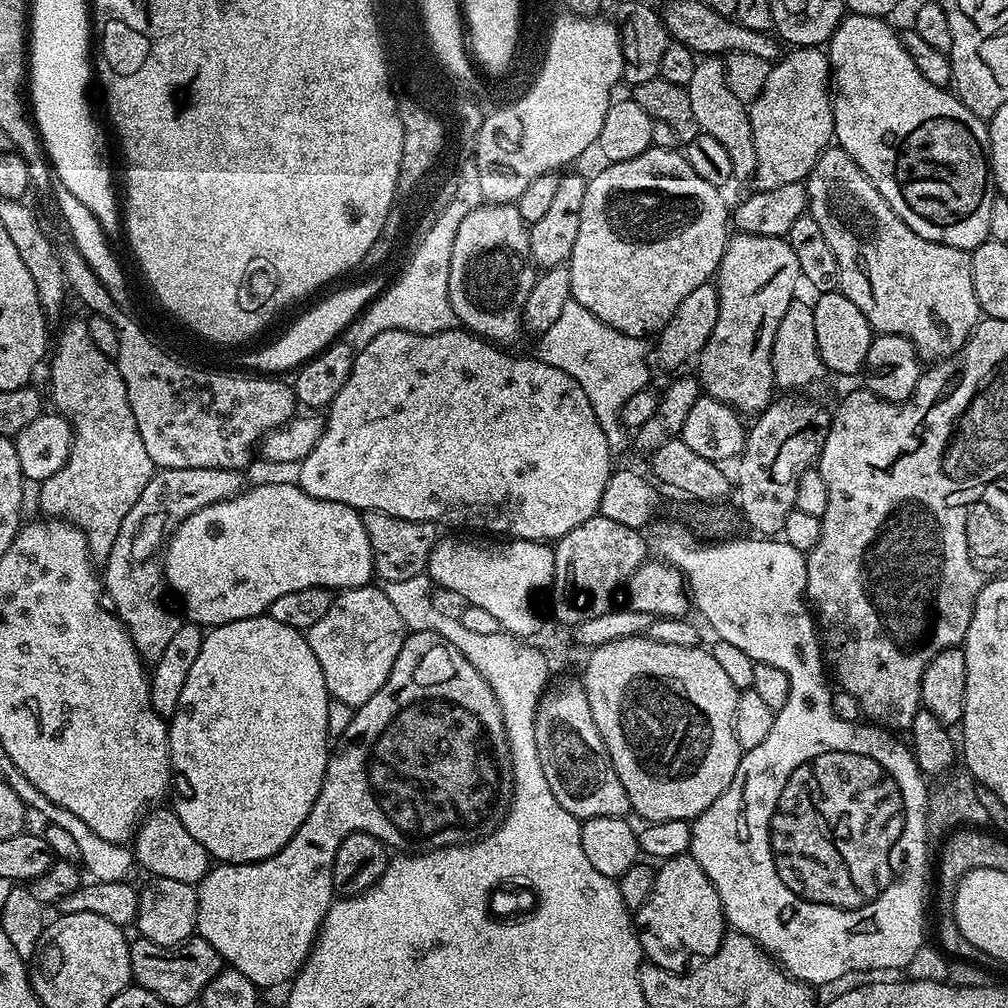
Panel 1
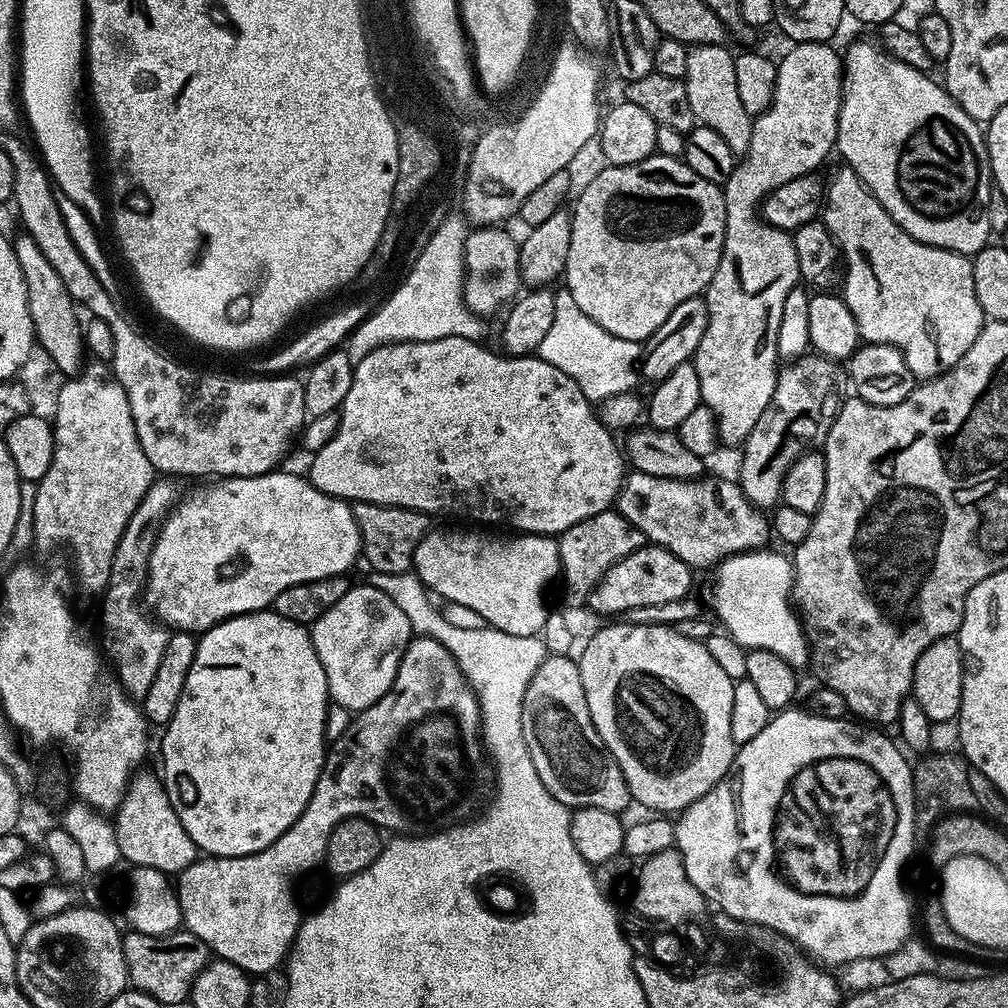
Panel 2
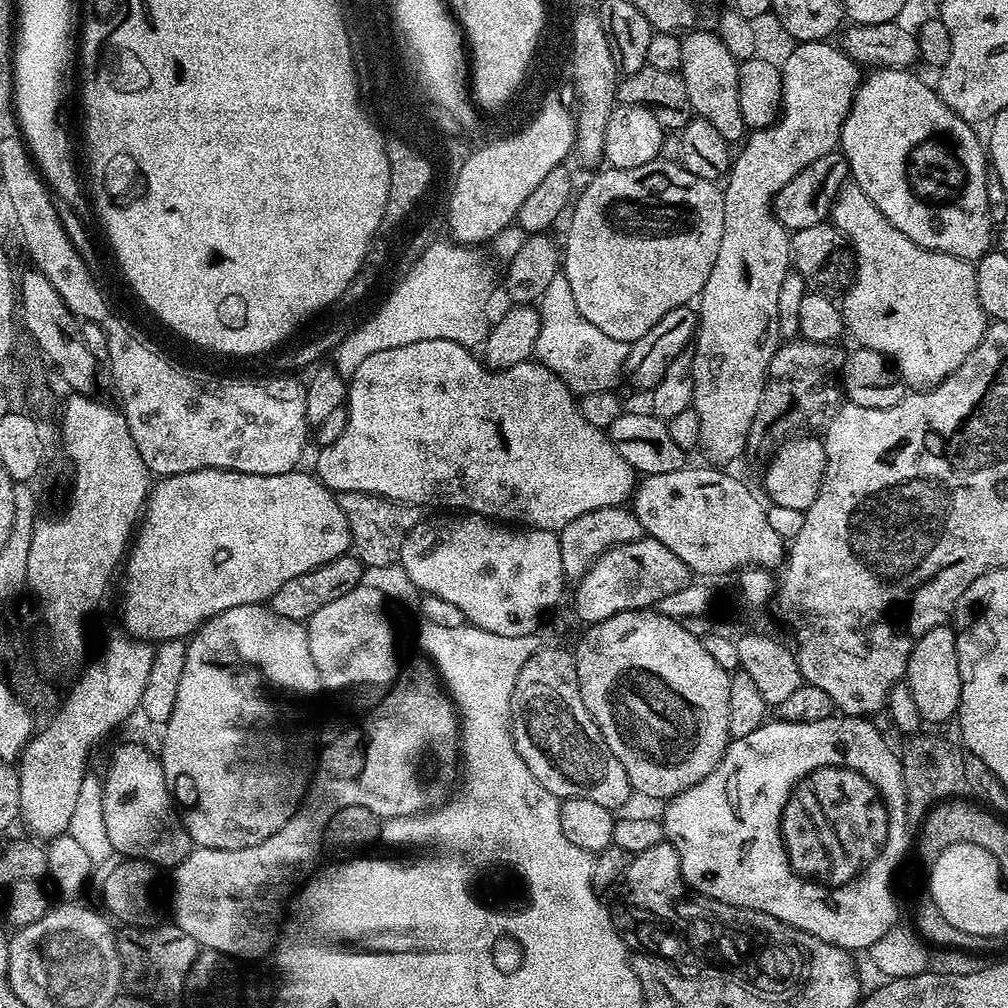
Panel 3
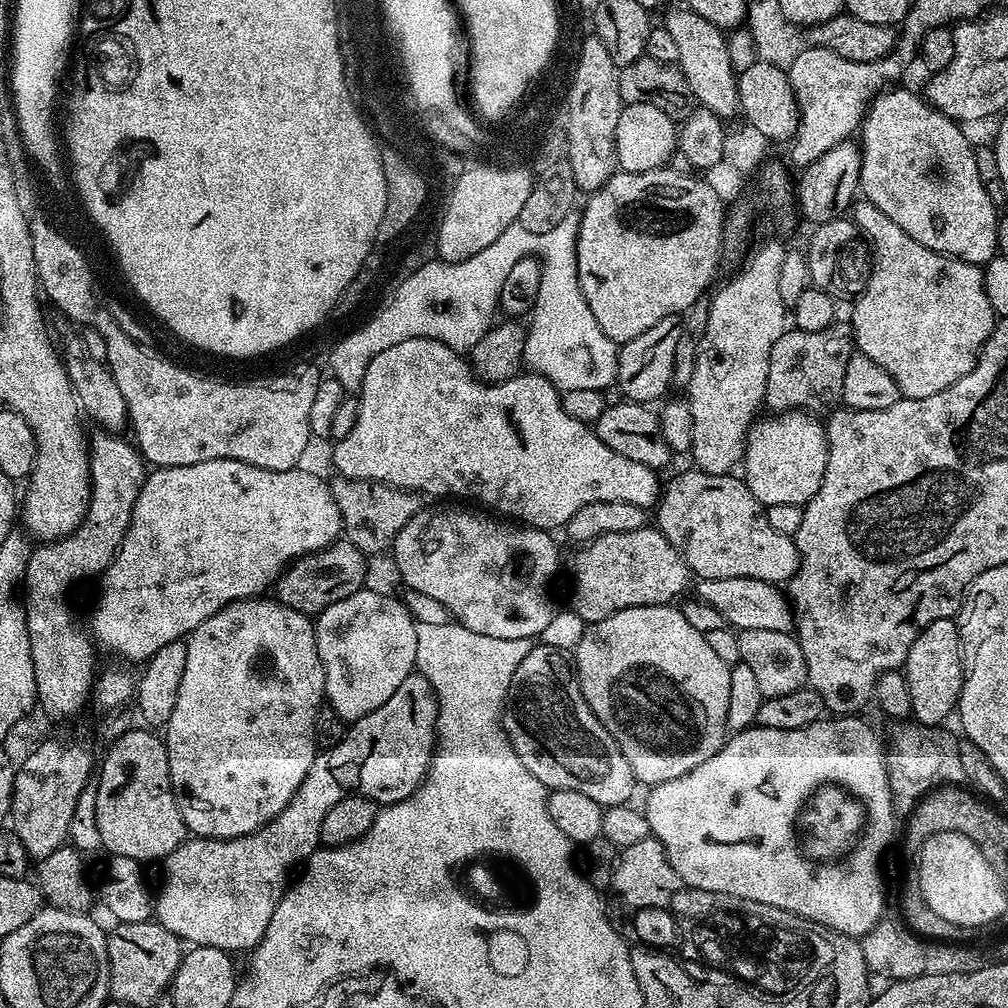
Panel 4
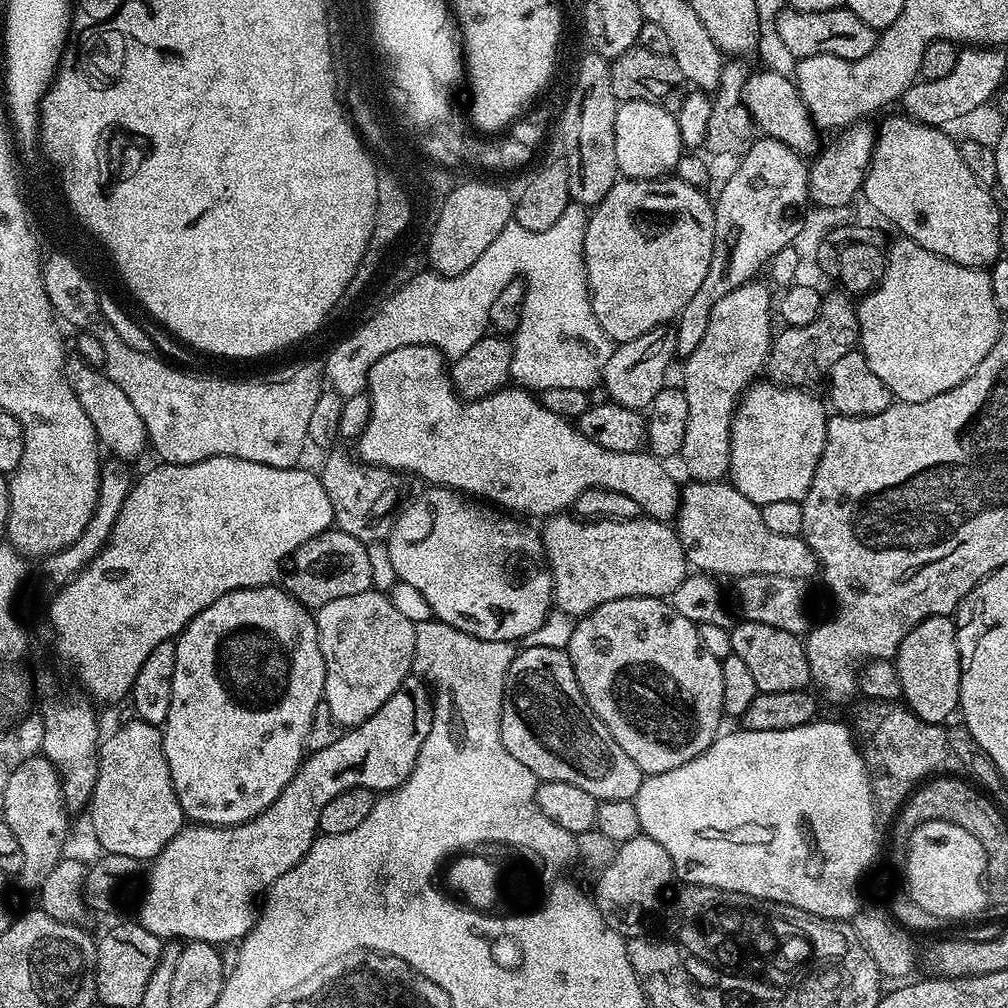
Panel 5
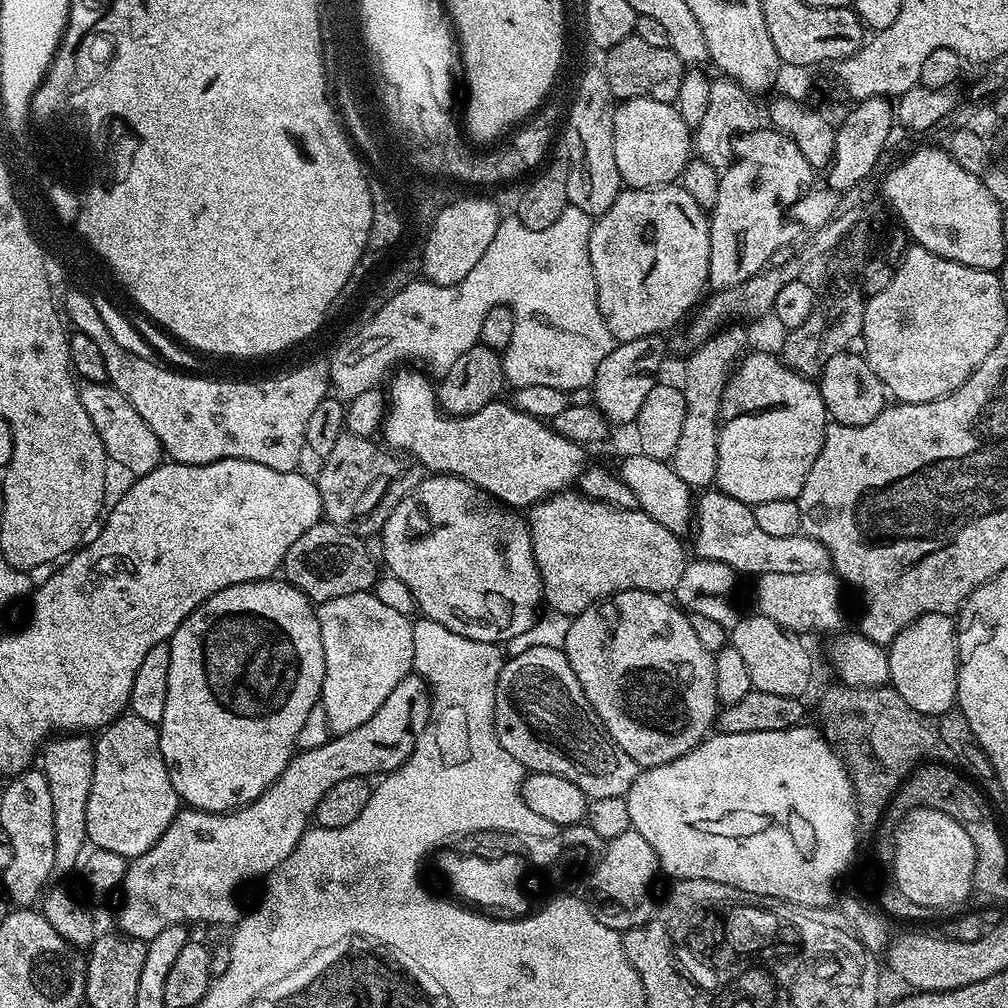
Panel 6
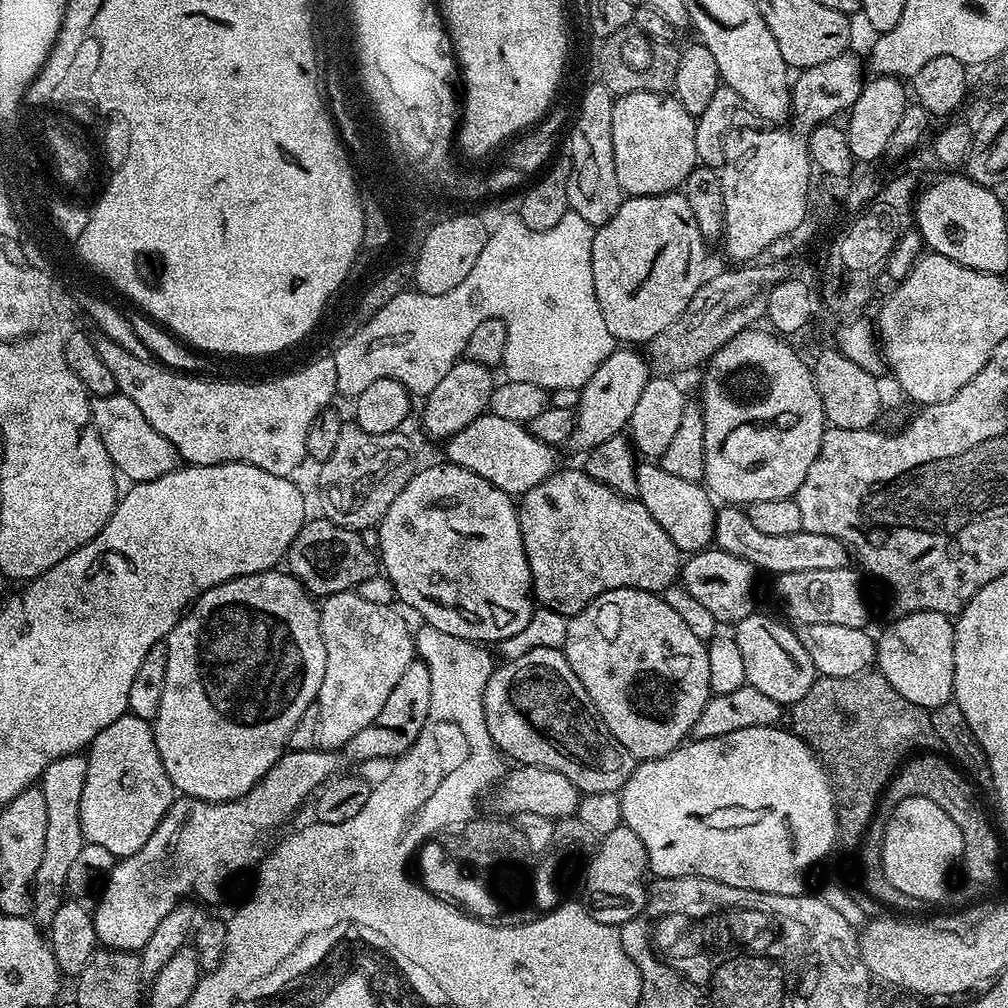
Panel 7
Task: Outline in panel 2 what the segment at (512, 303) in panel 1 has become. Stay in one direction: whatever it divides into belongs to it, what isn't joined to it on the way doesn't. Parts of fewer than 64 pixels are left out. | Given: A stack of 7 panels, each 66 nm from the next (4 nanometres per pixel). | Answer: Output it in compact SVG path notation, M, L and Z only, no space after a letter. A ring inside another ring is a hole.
M482 226L473 229L474 232L471 231L465 237L464 303L479 316L487 316L486 314L496 312L500 307L503 309L509 302L517 299L522 288L520 246L517 237L512 237L502 229L500 226Z

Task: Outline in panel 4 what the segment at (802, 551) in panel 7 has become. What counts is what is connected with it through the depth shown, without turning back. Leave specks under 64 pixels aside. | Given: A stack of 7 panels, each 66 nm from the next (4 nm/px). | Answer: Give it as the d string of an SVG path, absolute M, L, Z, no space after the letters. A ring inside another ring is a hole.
M699 470L680 472L672 481L663 485L660 499L654 505L654 524L674 550L686 562L693 577L706 578L758 578L771 584L783 585L792 579L800 568L800 552L795 539L786 534L778 534L770 526L767 511L758 498L750 494L748 485L739 475L706 474Z

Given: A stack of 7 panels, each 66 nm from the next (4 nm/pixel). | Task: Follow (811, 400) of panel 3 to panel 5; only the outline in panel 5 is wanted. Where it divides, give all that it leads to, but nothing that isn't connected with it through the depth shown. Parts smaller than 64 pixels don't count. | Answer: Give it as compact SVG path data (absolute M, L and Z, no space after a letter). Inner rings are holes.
M821 299L820 313L818 318L814 318L814 322L810 322L810 326L798 326L797 328L785 327L784 332L777 331L768 350L768 358L766 361L766 376L773 384L781 385L785 388L803 388L811 389L811 384L816 384L825 379L828 371L834 366L834 362L838 362L838 358L842 358L842 354L853 351L857 347L860 338L860 317L858 308L855 303L851 304L848 300L828 300Z

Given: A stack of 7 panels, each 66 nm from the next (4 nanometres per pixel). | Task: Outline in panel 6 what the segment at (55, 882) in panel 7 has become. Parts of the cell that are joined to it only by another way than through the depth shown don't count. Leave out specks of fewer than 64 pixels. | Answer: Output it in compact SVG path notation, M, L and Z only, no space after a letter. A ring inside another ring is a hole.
M60 734L49 739L42 748L42 771L46 782L50 786L50 799L54 805L54 864L53 873L58 877L64 876L68 871L77 867L82 853L88 844L88 831L86 830L86 798L90 798L90 782L94 778L94 744L84 734Z

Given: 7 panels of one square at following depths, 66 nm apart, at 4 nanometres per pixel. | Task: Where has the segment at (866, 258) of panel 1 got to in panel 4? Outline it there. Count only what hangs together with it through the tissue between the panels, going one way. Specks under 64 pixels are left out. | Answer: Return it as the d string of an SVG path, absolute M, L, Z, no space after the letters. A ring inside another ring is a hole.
M857 199L851 205L850 218L860 227L860 235L870 245L868 284L855 297L853 304L856 305L850 319L850 335L855 347L859 355L878 362L878 366L894 378L901 397L909 400L930 398L930 394L946 390L975 366L977 356L998 323L990 298L986 298L984 269L981 265L930 250L922 246L922 242L914 242L898 222L890 222L890 218L869 200Z

